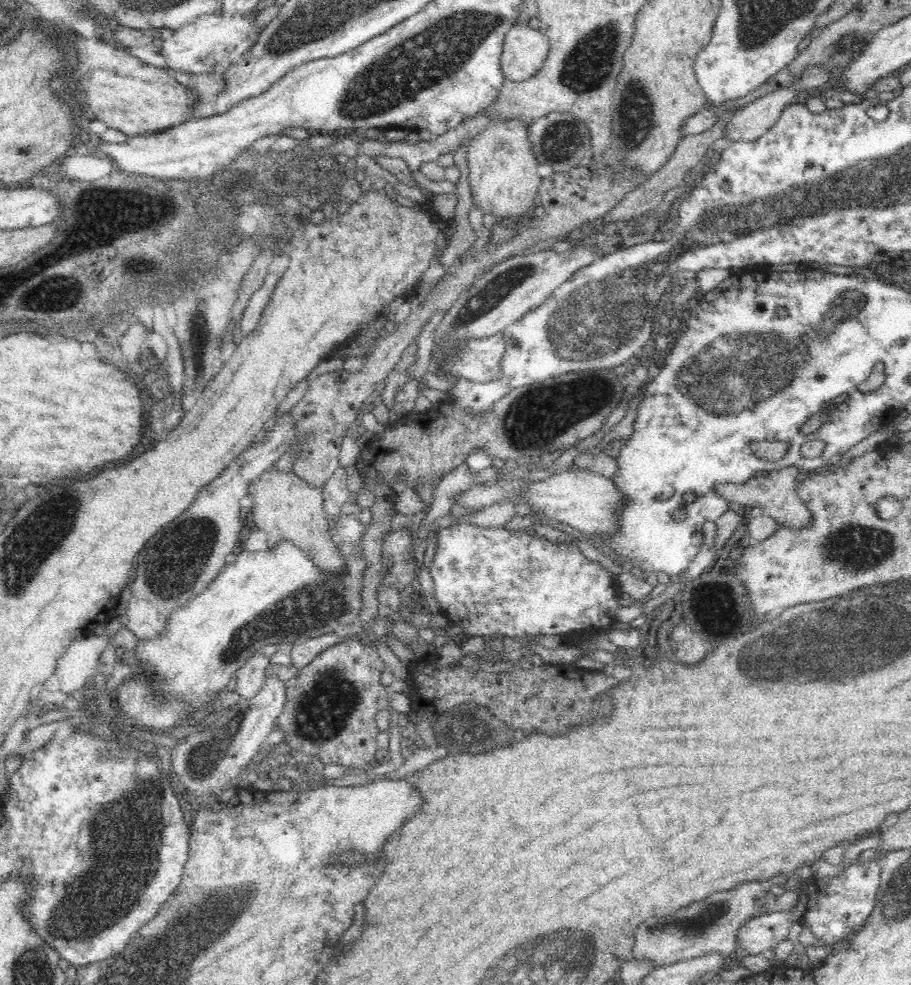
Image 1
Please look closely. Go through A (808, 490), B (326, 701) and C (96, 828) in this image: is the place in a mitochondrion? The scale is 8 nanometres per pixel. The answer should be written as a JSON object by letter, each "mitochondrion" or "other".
{"A":"other","B":"mitochondrion","C":"other"}

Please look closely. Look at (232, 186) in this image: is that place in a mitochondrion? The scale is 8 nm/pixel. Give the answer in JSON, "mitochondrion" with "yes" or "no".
{"mitochondrion":"no"}

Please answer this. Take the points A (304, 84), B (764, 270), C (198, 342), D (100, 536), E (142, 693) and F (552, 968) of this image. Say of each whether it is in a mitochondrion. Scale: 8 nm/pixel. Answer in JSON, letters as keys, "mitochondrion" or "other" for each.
{"A":"other","B":"other","C":"mitochondrion","D":"other","E":"other","F":"mitochondrion"}

